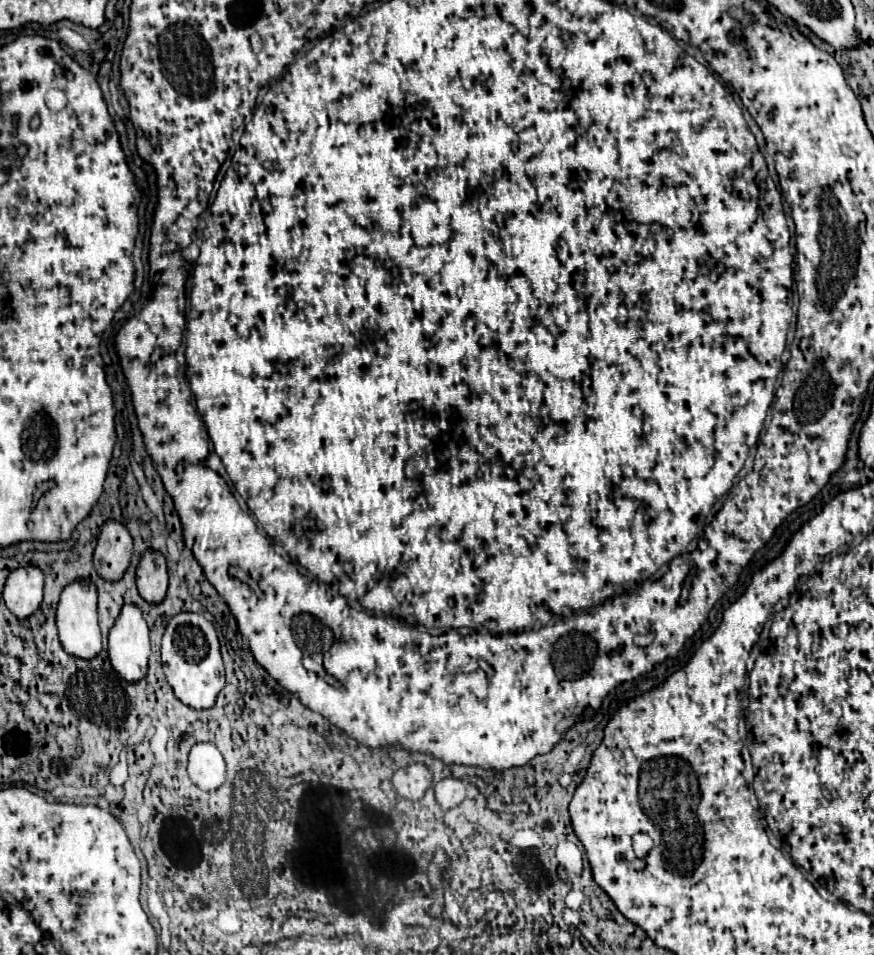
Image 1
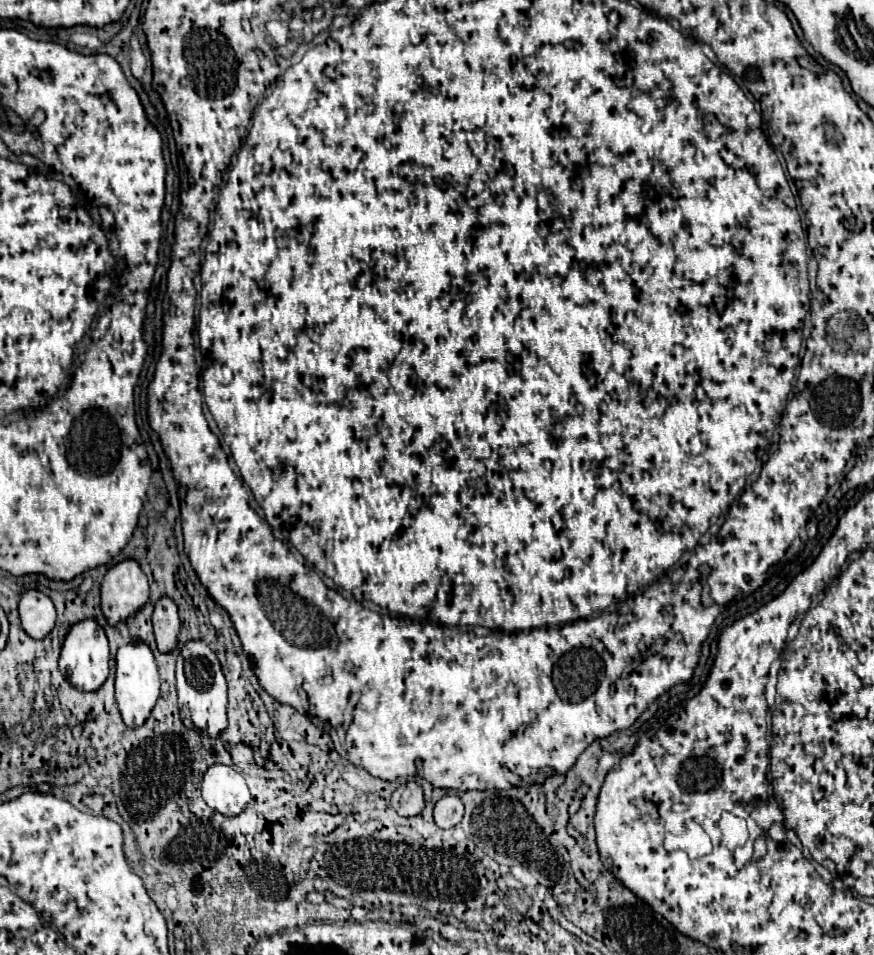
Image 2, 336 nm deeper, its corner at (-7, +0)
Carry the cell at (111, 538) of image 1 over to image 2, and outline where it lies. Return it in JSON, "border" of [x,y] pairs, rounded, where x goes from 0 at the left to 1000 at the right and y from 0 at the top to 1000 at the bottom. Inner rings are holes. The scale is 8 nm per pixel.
{"border":[[[156,586],[128,593],[117,609],[117,643],[126,655],[135,655],[156,645],[169,630],[169,607]]]}

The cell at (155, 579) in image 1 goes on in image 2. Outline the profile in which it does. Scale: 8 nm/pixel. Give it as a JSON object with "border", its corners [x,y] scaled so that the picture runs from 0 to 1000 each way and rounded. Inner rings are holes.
{"border":[[[183,626],[176,637],[176,666],[183,683],[197,683],[204,674],[204,662],[206,662],[206,647],[204,637],[195,626]]]}

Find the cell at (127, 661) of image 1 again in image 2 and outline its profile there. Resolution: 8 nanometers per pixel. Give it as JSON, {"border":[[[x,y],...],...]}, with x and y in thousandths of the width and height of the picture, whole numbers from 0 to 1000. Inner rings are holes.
{"border":[[[144,674],[133,685],[133,735],[146,762],[162,760],[183,729],[183,708],[174,681],[167,674]]]}

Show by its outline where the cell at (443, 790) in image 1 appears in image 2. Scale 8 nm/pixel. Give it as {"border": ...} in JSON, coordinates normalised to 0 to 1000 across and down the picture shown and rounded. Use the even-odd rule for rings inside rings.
{"border":[[[508,834],[497,844],[497,861],[506,869],[522,865],[529,859],[529,854],[531,854],[531,842],[524,834]]]}

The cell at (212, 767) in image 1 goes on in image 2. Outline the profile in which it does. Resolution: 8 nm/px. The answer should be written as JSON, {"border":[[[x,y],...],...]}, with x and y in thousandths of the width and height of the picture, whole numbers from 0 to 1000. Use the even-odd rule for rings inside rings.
{"border":[[[245,800],[231,815],[231,836],[256,854],[272,854],[286,840],[286,827],[279,813],[265,802]]]}

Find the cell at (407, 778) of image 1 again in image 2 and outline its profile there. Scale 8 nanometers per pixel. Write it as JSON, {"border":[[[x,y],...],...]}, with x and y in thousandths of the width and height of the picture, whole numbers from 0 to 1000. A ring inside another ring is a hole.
{"border":[[[465,819],[449,831],[449,844],[462,857],[481,852],[485,846],[483,825],[476,819]]]}

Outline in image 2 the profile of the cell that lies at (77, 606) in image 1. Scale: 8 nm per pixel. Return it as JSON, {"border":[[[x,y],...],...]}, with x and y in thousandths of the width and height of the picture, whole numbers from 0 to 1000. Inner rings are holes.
{"border":[[[96,649],[92,653],[85,653],[80,664],[76,666],[76,672],[69,683],[69,704],[73,710],[94,725],[110,725],[124,710],[126,704],[126,683],[124,683],[124,668],[119,660],[110,653],[110,649]]]}

